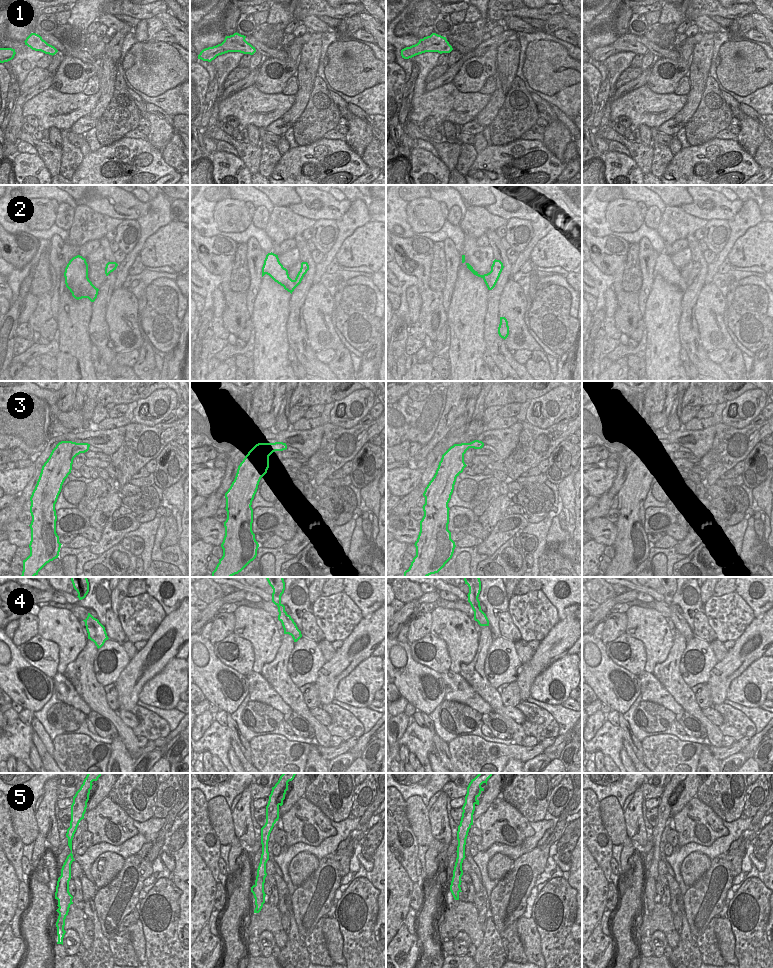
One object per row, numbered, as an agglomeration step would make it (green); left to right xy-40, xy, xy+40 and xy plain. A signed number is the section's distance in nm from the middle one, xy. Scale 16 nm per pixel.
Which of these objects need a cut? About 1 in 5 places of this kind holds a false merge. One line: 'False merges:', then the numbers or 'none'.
False merges: 2

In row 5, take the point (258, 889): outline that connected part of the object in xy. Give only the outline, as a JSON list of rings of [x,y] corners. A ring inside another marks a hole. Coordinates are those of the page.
[[[283,773],[280,776],[278,782],[274,787],[272,787],[269,801],[266,806],[266,823],[261,828],[262,854],[257,869],[255,884],[251,887],[251,892],[254,895],[256,905],[254,913],[259,913],[263,907],[263,904],[265,903],[266,894],[264,892],[264,883],[267,876],[266,863],[269,860],[269,836],[274,827],[274,824],[279,819],[279,807],[283,805],[283,800],[285,799],[285,794],[288,790],[288,782],[292,781],[295,775],[296,773]]]

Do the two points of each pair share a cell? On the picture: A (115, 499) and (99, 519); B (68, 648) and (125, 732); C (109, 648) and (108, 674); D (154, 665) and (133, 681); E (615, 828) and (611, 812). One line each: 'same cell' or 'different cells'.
A: same cell
B: different cells
C: same cell
D: same cell
E: same cell

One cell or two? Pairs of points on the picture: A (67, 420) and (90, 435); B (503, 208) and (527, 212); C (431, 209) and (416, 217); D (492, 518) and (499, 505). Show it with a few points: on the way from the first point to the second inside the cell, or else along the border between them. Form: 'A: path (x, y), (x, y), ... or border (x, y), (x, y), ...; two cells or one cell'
A: border (73, 429), (75, 431), (85, 430); two cells
B: path (509, 204), (520, 204), (522, 206); one cell
C: path (427, 212), (420, 216); one cell
D: path (492, 515), (497, 508); one cell

